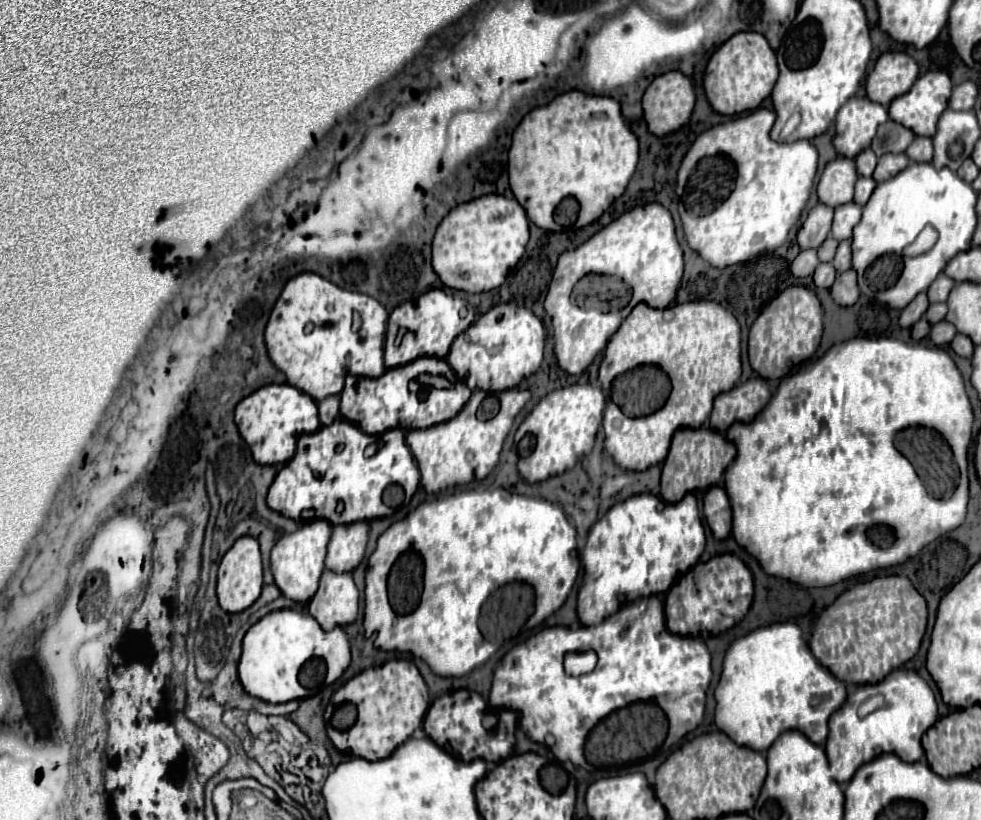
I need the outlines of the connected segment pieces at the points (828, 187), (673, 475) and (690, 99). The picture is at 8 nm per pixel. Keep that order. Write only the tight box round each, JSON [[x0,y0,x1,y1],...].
[[818,156,856,206],[660,428,736,502],[644,72,696,136]]

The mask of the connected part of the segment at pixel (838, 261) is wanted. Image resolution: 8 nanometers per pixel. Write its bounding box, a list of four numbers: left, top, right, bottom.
[832,240,852,274]

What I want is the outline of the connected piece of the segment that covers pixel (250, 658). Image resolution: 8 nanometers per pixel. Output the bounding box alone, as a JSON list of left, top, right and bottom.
[238,610,350,704]

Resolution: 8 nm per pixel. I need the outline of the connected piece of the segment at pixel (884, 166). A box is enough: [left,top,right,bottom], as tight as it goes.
[874,154,908,182]

